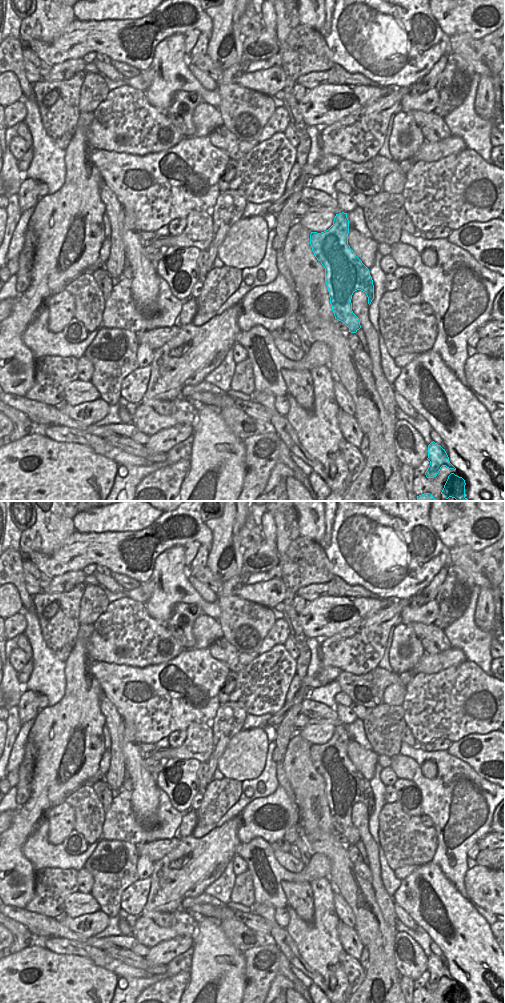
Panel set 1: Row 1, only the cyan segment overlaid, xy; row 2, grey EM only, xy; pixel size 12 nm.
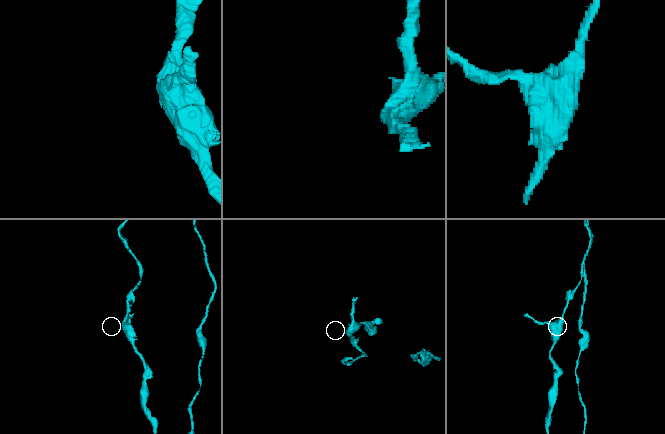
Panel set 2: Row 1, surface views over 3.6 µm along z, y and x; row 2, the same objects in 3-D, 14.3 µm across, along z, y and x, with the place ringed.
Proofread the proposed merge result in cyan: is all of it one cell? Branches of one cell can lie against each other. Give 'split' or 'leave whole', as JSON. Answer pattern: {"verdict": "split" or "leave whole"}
{"verdict": "split"}

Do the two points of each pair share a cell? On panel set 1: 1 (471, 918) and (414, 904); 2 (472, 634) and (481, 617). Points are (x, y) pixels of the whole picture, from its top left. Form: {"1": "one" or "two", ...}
{"1": "one", "2": "two"}

